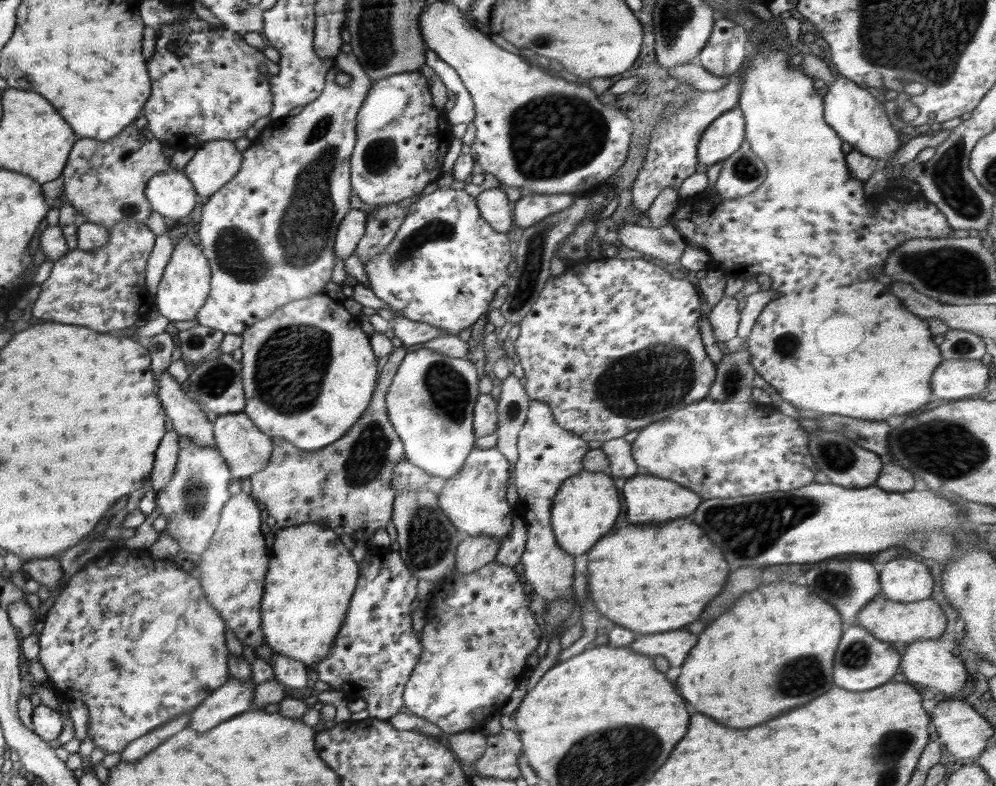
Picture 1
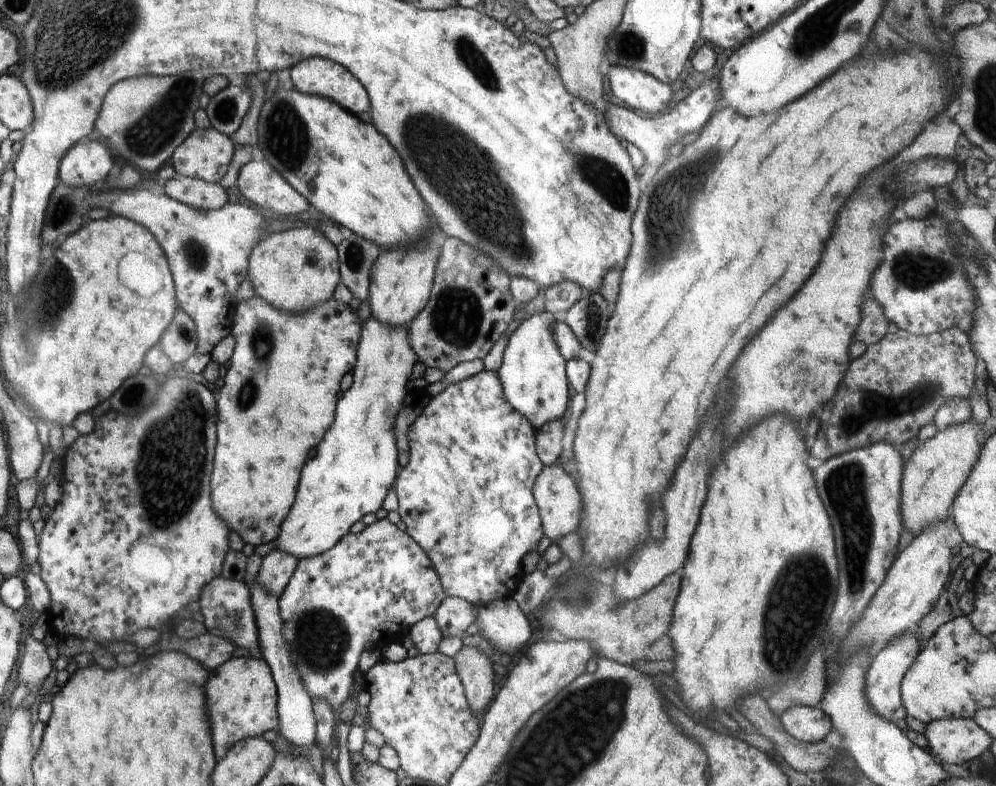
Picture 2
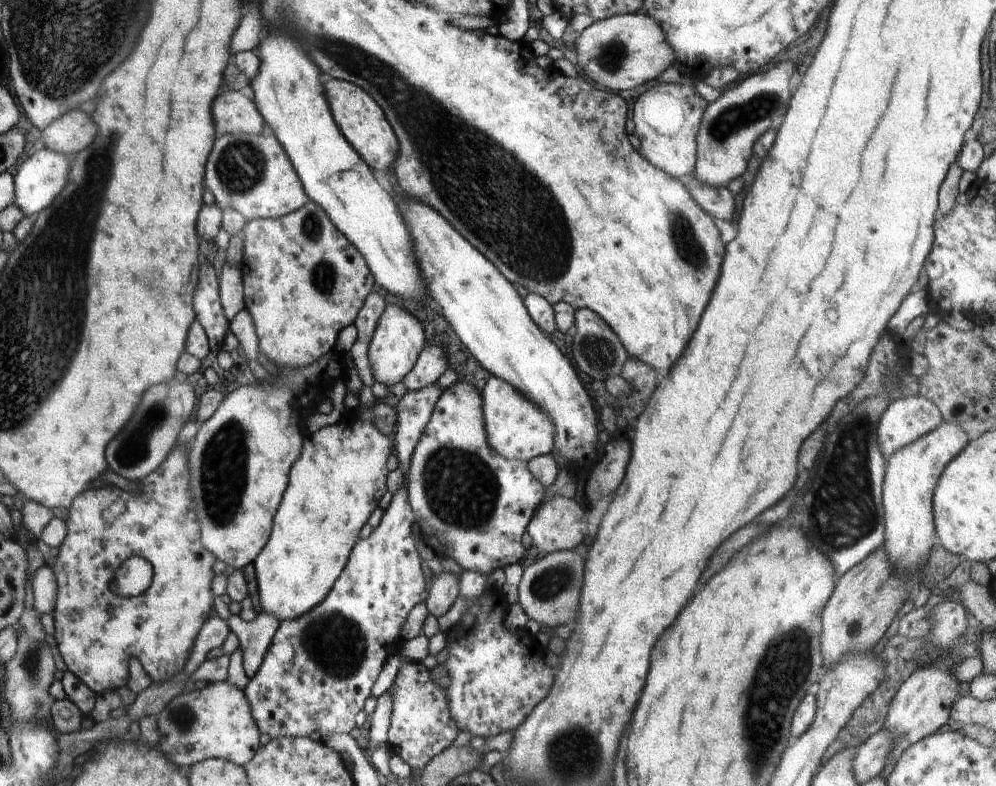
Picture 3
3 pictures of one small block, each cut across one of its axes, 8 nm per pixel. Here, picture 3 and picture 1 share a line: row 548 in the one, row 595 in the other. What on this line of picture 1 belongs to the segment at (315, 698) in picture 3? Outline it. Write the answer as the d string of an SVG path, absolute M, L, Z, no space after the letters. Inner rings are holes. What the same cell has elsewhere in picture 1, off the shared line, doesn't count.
M373 545L369 546L366 556L359 564L359 573L360 577L347 608L346 620L333 642L329 657L324 657L311 670L316 672L316 678L320 682L326 682L333 690L344 692L344 698L362 698L370 717L388 721L390 717L403 711L403 692L423 651L420 634L412 629L411 618L411 604L417 595L419 578L409 573L398 551Z

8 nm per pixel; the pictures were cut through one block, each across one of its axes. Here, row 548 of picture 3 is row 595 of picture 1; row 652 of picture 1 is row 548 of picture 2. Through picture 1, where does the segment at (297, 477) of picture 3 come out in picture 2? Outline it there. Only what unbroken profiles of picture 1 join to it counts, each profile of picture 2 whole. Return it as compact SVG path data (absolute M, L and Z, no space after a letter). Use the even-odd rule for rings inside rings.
M369 317L361 325L361 337L357 348L357 361L352 370L354 384L336 406L336 420L320 442L314 460L308 460L302 468L300 486L288 516L283 520L275 549L293 554L297 560L315 557L332 548L354 522L365 514L376 512L392 488L400 471L394 418L398 414L408 389L406 383L418 358L412 350L407 327L393 327Z

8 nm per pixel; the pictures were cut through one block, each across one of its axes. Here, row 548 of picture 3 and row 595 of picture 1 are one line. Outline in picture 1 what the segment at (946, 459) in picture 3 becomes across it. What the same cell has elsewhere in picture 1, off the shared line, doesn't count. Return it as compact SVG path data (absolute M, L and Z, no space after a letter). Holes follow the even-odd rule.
M898 558L898 560L890 560L885 563L886 565L879 572L879 581L881 593L886 598L896 602L914 602L931 598L934 581L932 573L923 563L910 560L910 558Z

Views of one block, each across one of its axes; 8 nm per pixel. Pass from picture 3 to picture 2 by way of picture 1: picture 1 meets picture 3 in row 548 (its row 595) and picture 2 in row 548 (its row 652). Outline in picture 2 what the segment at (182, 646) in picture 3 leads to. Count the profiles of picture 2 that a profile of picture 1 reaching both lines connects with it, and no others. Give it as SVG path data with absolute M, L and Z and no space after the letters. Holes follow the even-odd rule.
M171 377L159 386L155 401L150 406L132 416L120 414L111 408L96 417L92 432L87 435L79 434L76 442L66 450L62 460L63 498L53 509L52 516L45 522L38 537L38 562L41 566L39 575L46 583L51 598L50 608L45 612L46 624L50 634L56 639L78 637L105 645L105 642L130 641L130 635L142 628L156 628L164 622L173 626L175 622L170 617L183 610L186 604L197 601L203 586L221 574L226 553L229 551L230 530L227 522L222 521L215 510L212 510L210 472L213 469L217 443L217 420L217 401L211 390L195 381Z

